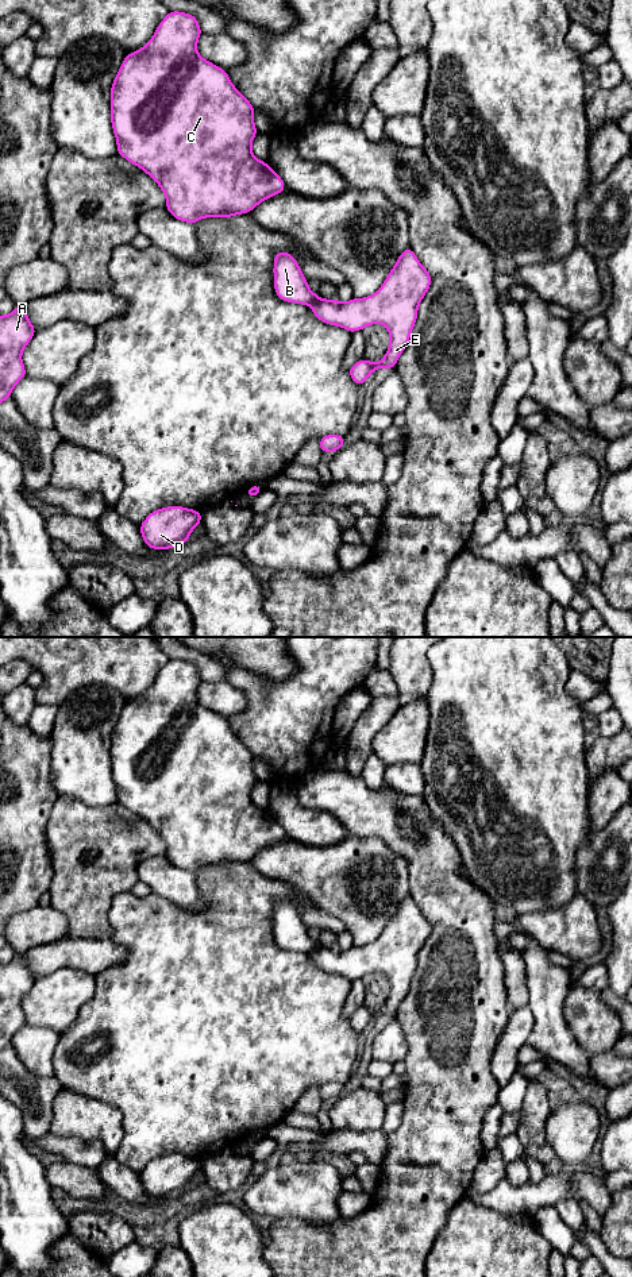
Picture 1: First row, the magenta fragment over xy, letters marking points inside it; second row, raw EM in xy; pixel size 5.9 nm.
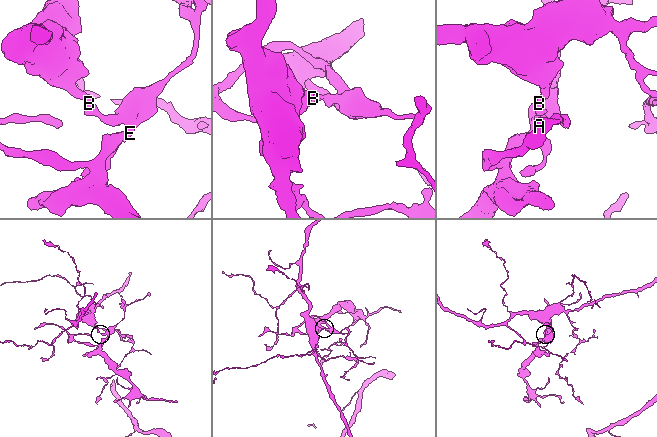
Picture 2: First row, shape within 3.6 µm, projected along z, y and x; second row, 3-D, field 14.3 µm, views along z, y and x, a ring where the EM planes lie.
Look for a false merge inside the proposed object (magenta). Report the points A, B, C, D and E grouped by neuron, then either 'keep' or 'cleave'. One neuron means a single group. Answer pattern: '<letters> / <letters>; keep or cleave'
A D E / B C; cleave

